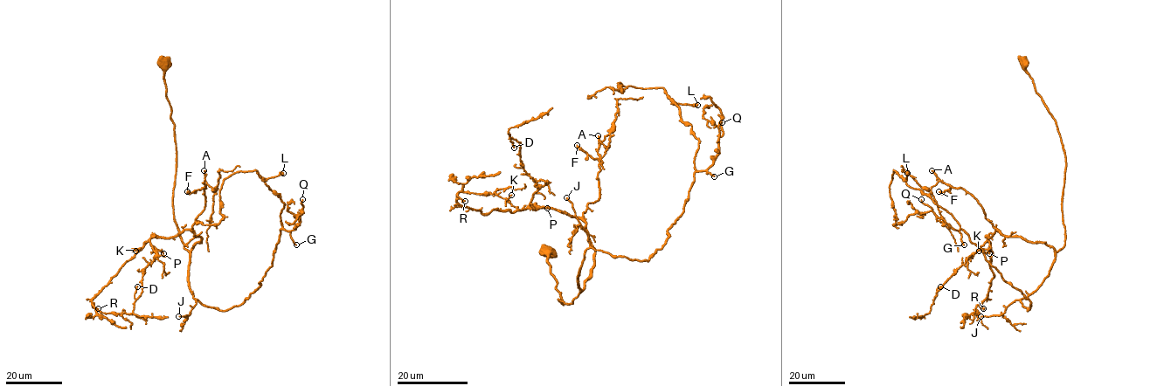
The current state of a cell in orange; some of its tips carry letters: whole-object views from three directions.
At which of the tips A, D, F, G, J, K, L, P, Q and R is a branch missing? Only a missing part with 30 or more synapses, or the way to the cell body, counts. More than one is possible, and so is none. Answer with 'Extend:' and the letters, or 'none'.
Extend: Q

